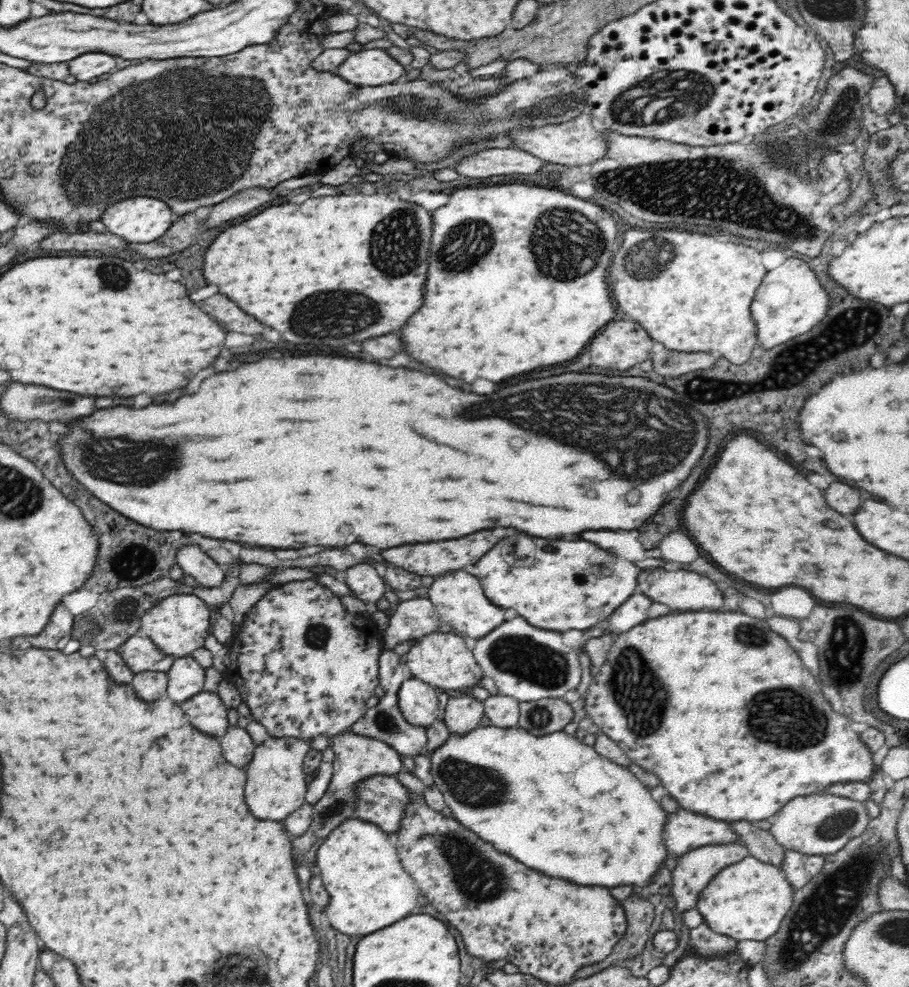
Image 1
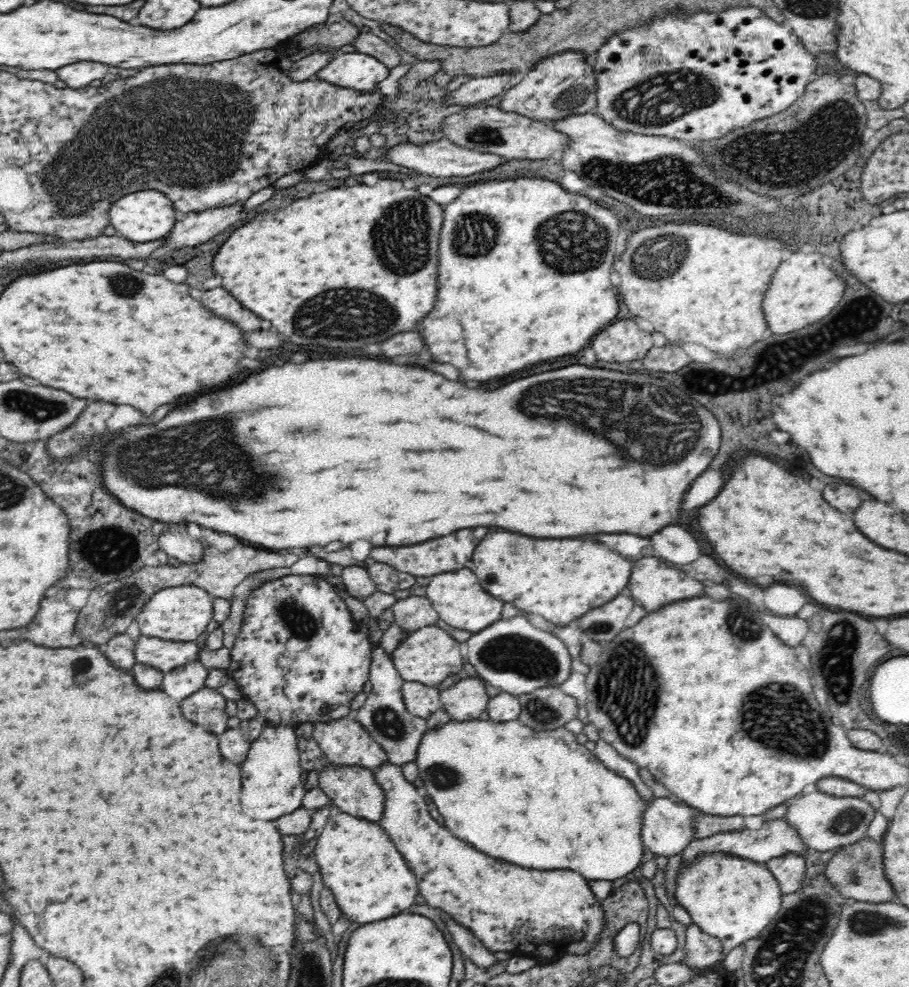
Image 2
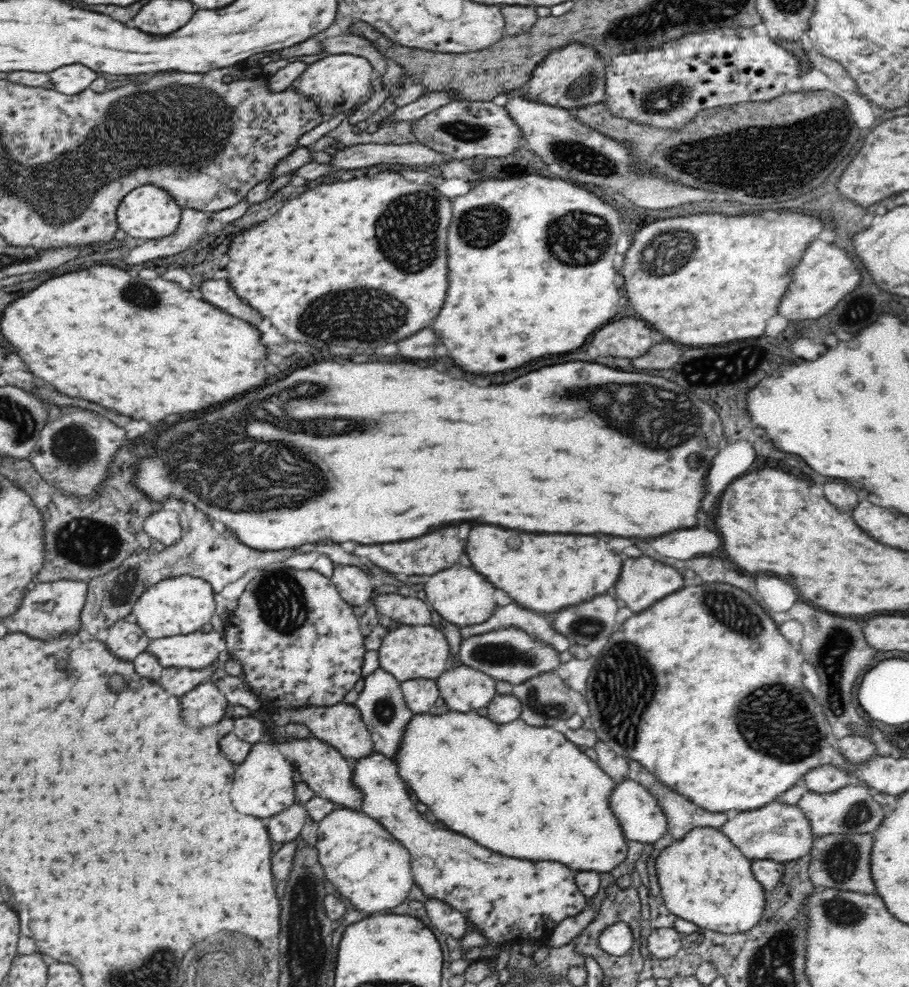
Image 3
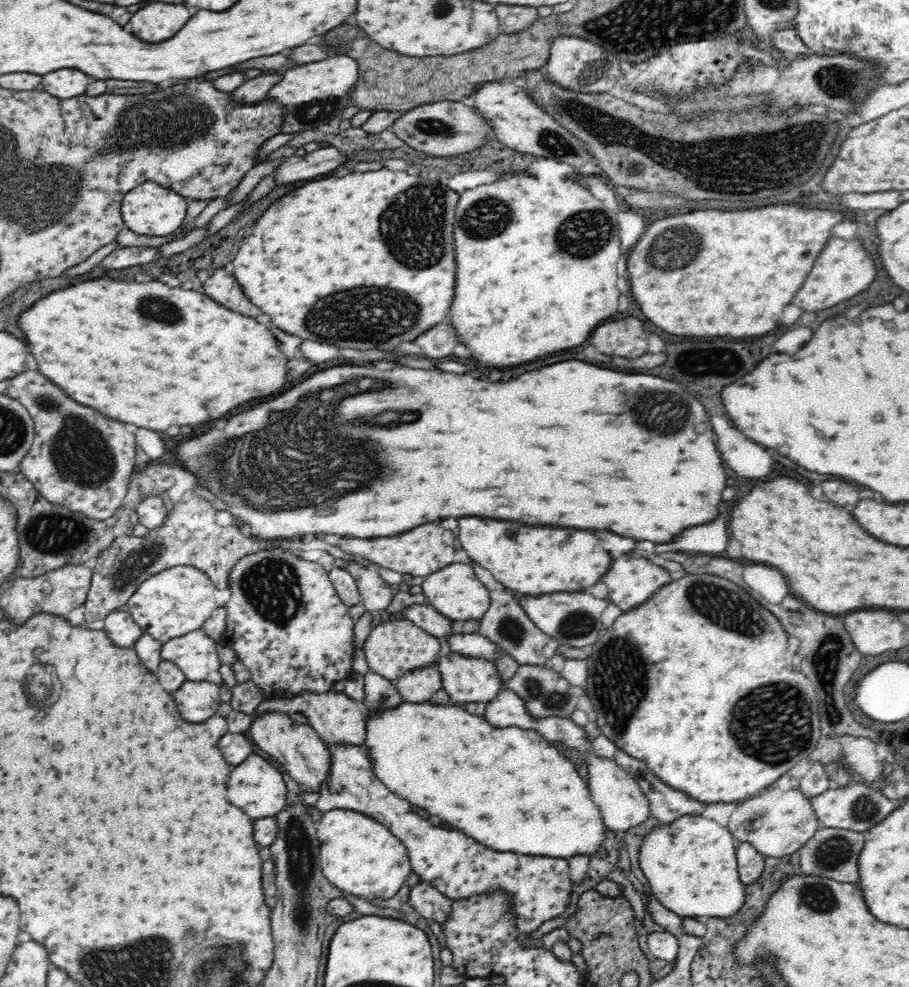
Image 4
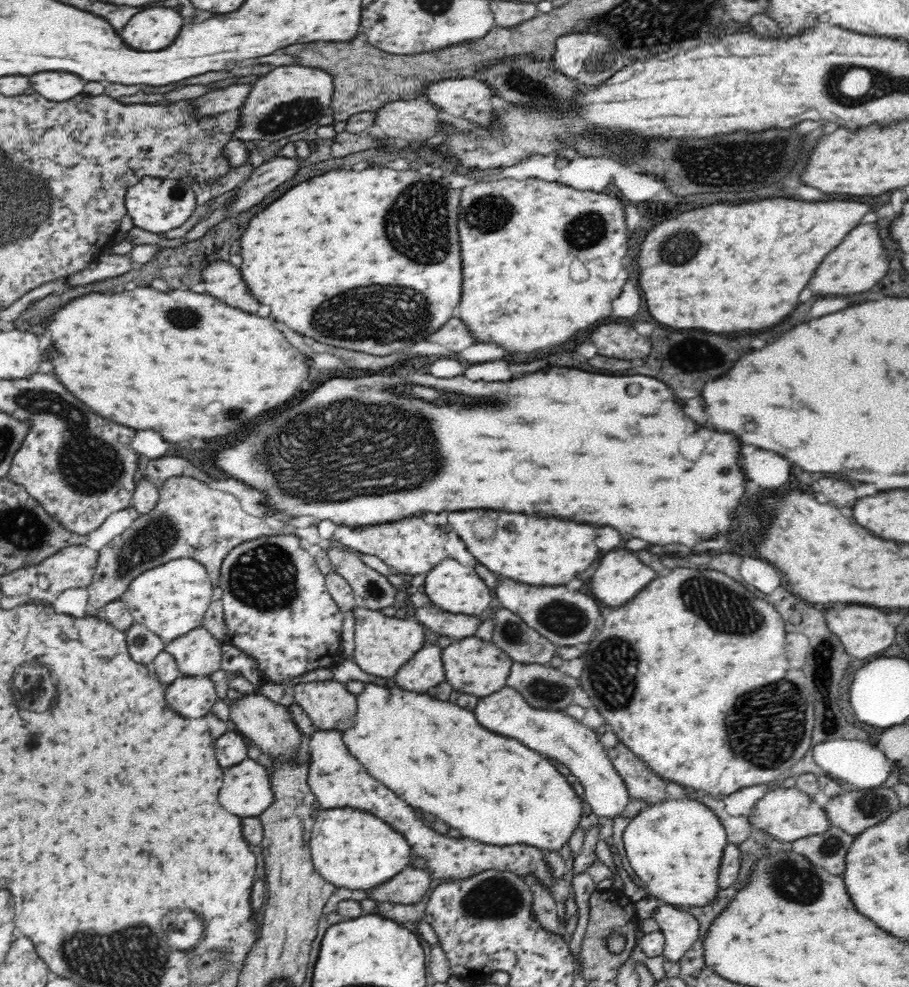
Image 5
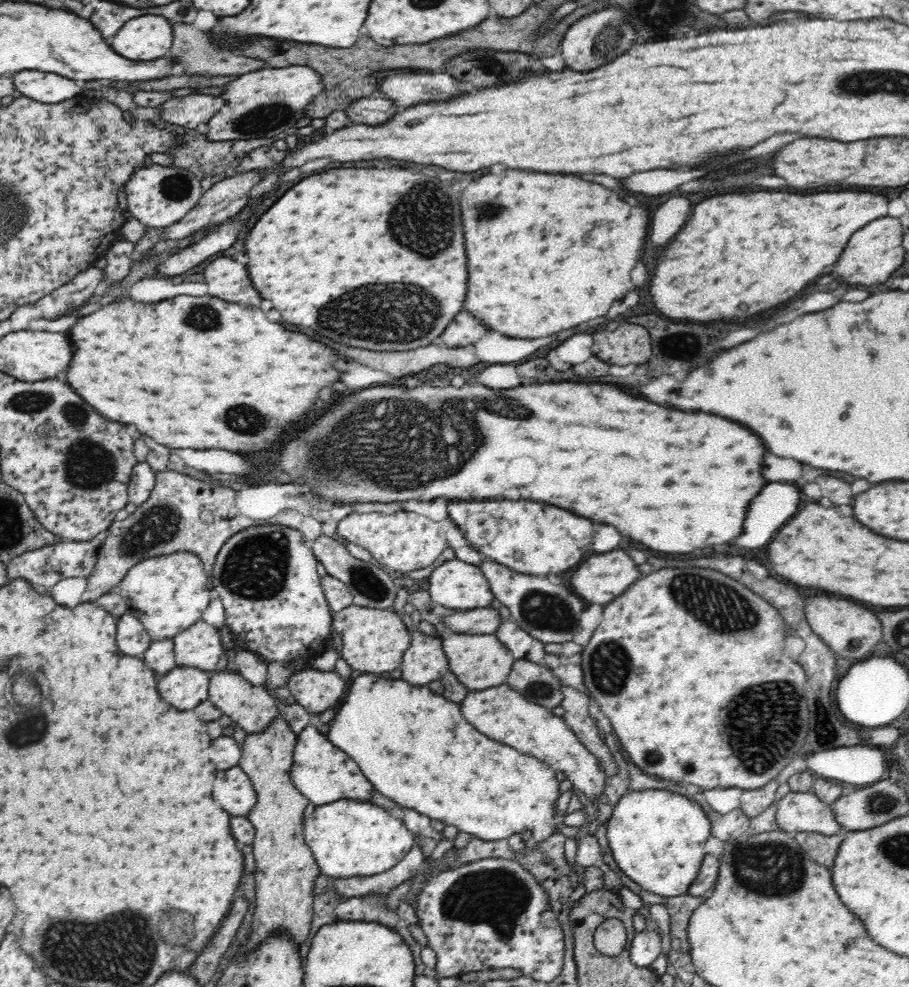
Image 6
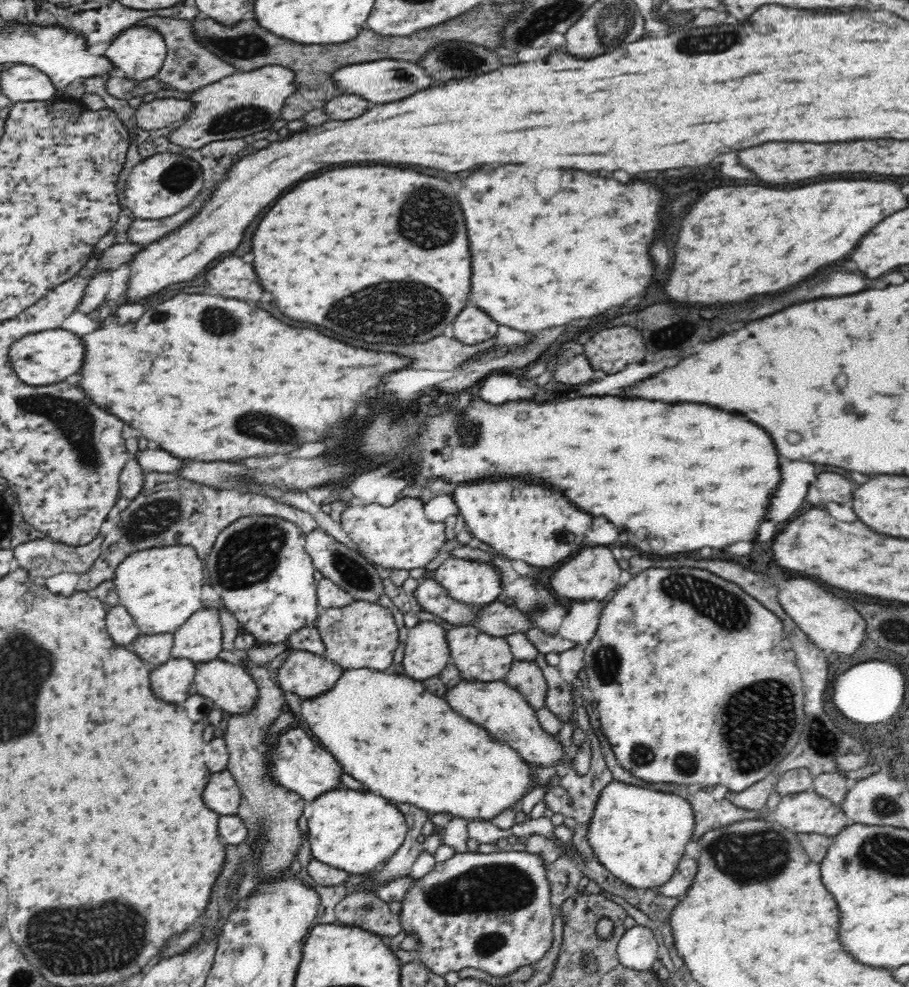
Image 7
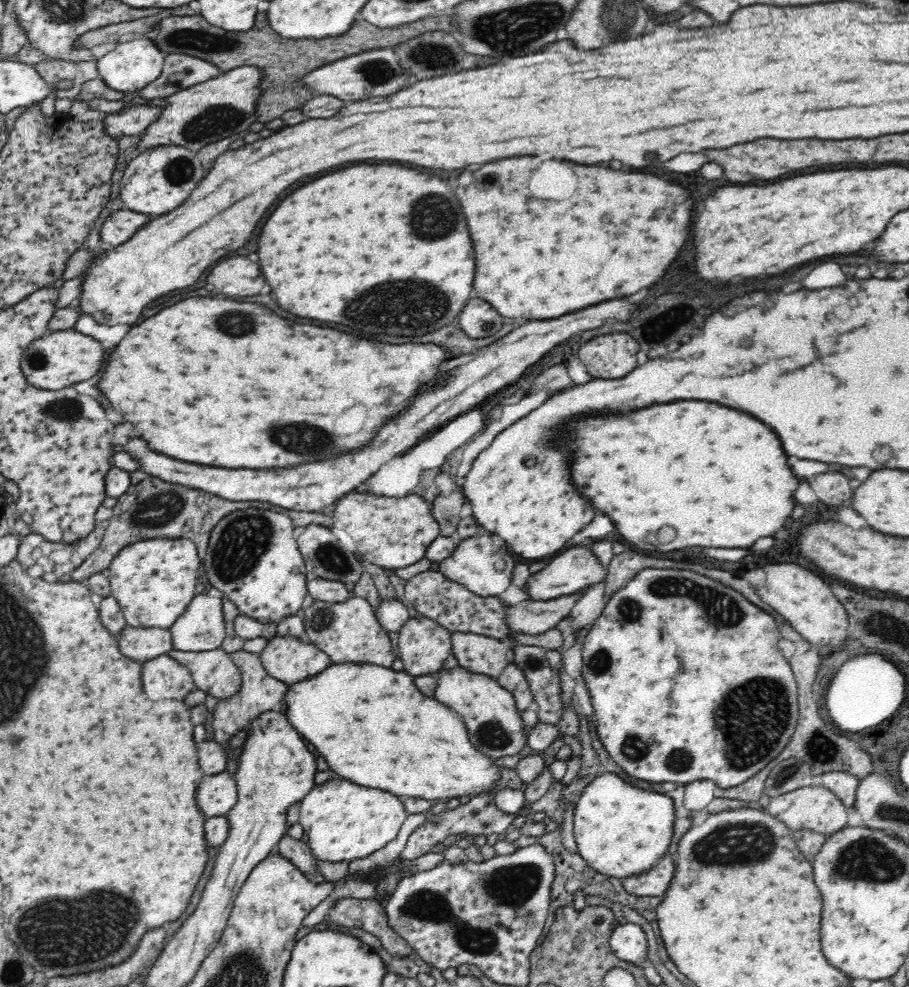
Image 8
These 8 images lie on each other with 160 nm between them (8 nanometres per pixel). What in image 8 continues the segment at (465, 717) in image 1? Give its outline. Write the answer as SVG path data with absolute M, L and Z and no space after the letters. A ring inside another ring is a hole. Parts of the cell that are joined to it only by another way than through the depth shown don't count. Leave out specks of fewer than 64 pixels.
M452 633L452 653L470 672L496 679L509 663L509 643L474 633Z

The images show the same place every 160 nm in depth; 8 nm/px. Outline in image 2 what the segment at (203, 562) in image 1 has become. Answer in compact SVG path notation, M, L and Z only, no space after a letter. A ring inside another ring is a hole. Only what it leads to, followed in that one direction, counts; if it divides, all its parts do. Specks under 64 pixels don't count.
M164 524L166 531L159 535L159 548L166 552L167 556L177 558L182 562L196 562L202 558L202 539L192 537L186 529L178 524Z

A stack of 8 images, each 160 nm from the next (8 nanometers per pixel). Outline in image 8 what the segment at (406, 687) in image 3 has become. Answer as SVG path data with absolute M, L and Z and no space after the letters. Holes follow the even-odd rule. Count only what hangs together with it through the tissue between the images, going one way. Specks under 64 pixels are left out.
M411 618L397 633L404 671L413 677L435 674L452 654L452 633L430 618Z

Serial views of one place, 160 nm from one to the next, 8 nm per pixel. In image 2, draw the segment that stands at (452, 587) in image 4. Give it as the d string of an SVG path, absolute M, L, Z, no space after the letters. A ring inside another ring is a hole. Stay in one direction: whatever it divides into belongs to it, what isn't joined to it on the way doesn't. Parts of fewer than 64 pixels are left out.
M460 568L456 572L444 572L440 576L432 576L430 579L430 584L425 590L425 598L436 610L439 620L450 627L476 633L499 620L504 602L496 600L496 596L488 596L488 592L484 592L484 588L472 570Z

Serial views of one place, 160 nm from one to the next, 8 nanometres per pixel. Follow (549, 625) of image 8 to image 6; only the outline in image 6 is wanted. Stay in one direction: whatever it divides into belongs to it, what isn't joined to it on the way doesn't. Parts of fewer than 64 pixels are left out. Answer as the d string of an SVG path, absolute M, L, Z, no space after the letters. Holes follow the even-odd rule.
M478 608L470 611L459 611L448 618L444 618L450 632L460 632L475 635L494 635L503 624L499 610L492 608Z

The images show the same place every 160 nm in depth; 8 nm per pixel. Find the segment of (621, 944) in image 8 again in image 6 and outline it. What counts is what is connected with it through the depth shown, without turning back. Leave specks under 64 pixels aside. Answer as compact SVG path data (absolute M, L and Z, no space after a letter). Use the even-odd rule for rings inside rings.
M646 928L640 932L635 932L632 942L627 945L630 953L630 962L635 967L646 968L661 955L660 936L654 929Z

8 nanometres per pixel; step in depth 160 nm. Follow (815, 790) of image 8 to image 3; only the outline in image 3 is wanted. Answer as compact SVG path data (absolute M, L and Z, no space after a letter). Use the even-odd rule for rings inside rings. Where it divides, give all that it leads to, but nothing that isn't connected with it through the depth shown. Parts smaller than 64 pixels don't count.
M780 797L763 807L739 811L732 820L726 820L720 829L744 853L744 857L782 864L808 855L815 837L804 811L797 804L780 801Z

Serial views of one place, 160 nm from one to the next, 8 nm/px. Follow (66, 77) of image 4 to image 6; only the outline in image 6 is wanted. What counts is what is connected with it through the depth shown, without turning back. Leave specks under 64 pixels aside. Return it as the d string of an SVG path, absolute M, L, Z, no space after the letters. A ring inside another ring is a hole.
M24 70L24 72L16 72L14 76L10 76L14 82L14 90L20 92L20 96L28 97L28 99L42 102L43 104L55 104L68 100L81 93L82 86L78 86L76 82L56 76L56 74L48 74L48 72L32 72L32 70Z

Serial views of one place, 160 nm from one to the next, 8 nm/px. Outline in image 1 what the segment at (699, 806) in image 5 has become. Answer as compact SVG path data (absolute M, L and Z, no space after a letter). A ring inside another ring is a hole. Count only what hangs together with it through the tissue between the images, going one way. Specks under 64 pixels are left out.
M751 855L744 858L741 862L725 867L714 876L707 884L706 890L702 892L702 897L698 900L696 910L702 915L704 924L708 925L712 931L721 935L740 940L759 940L770 939L780 928L784 916L791 910L794 902L794 888L784 871L769 863L764 863Z

